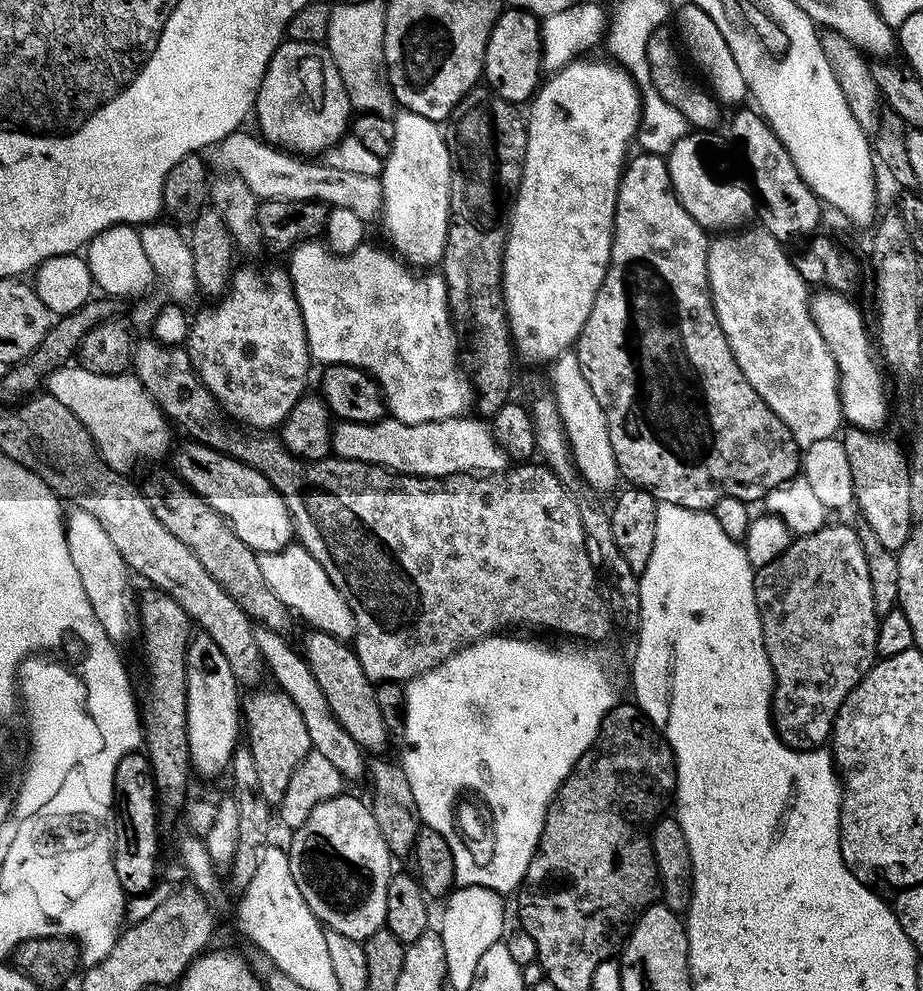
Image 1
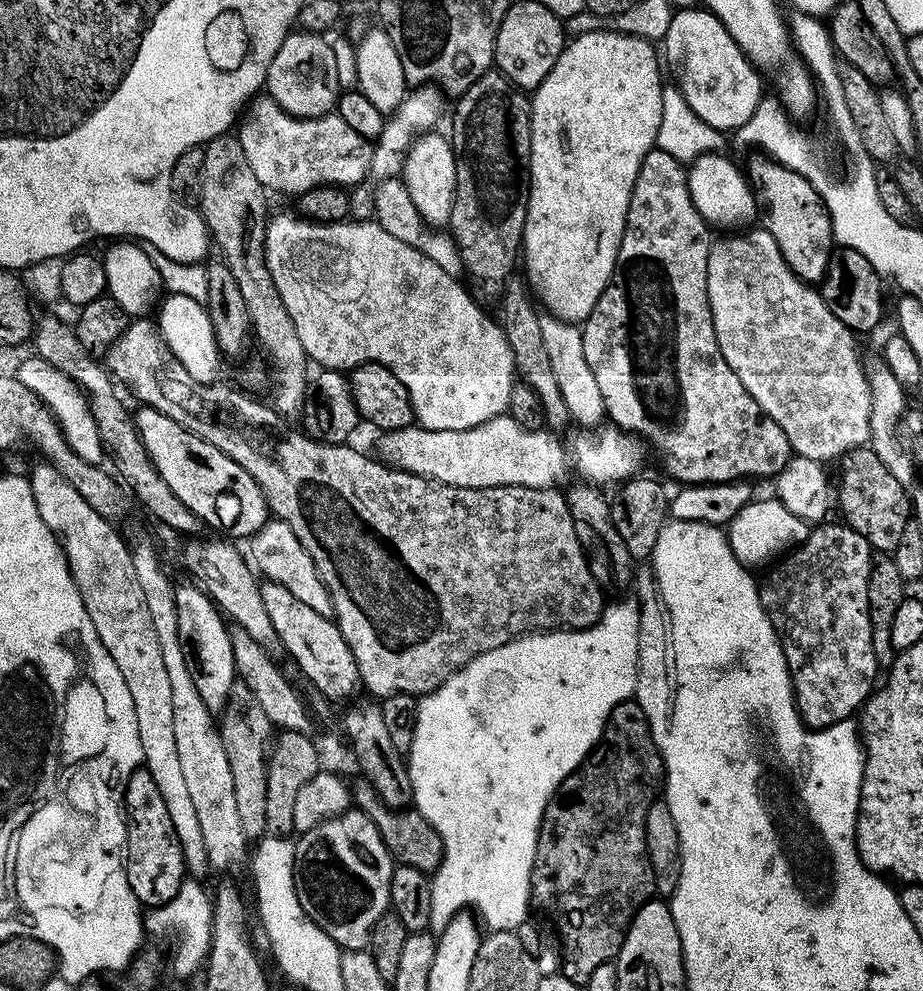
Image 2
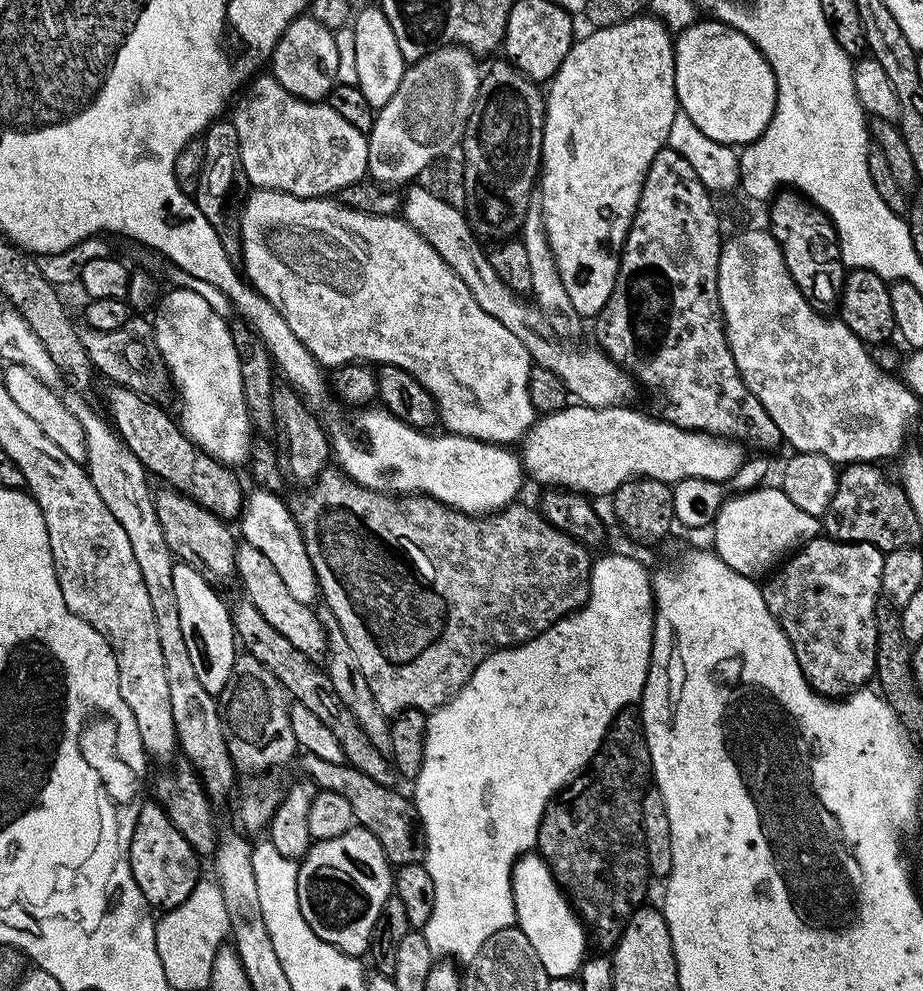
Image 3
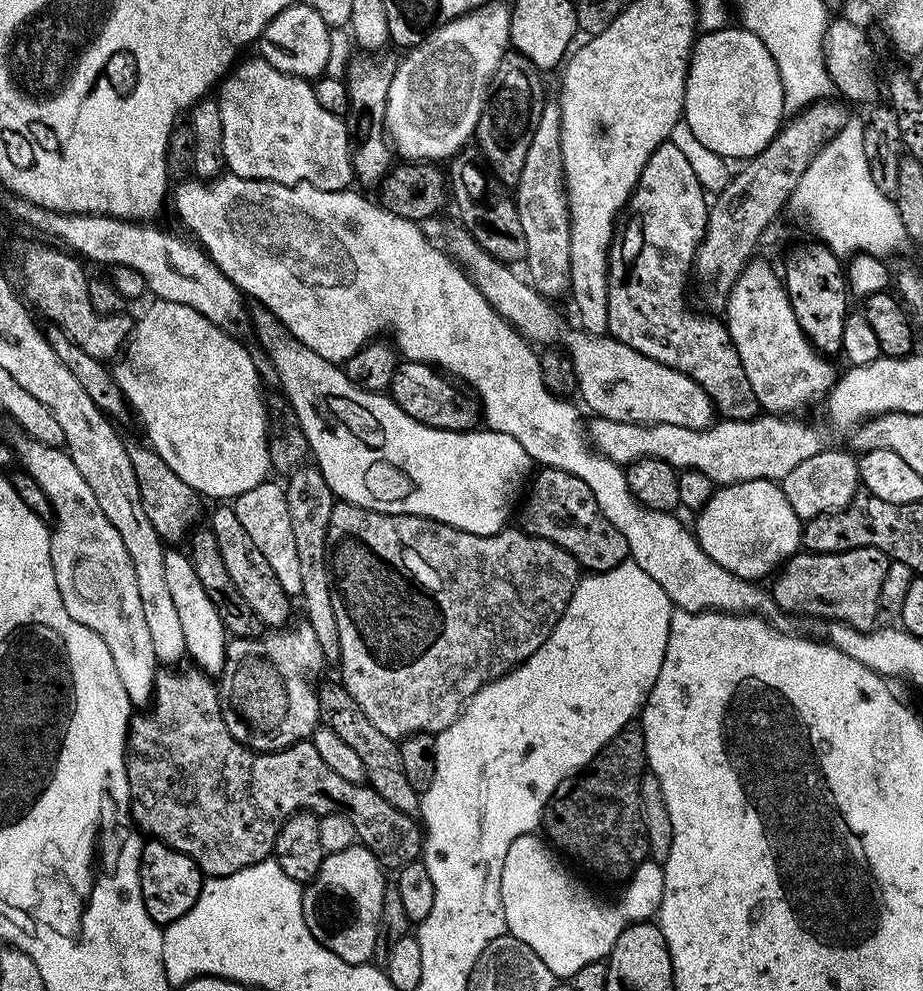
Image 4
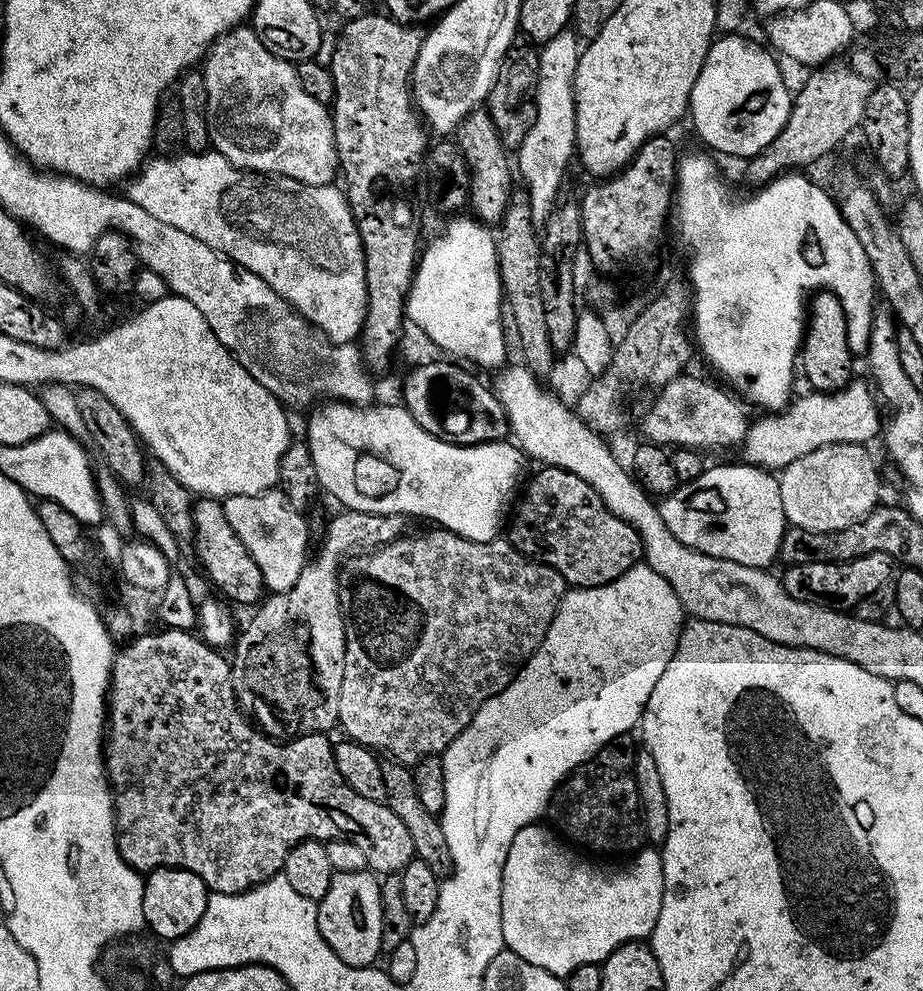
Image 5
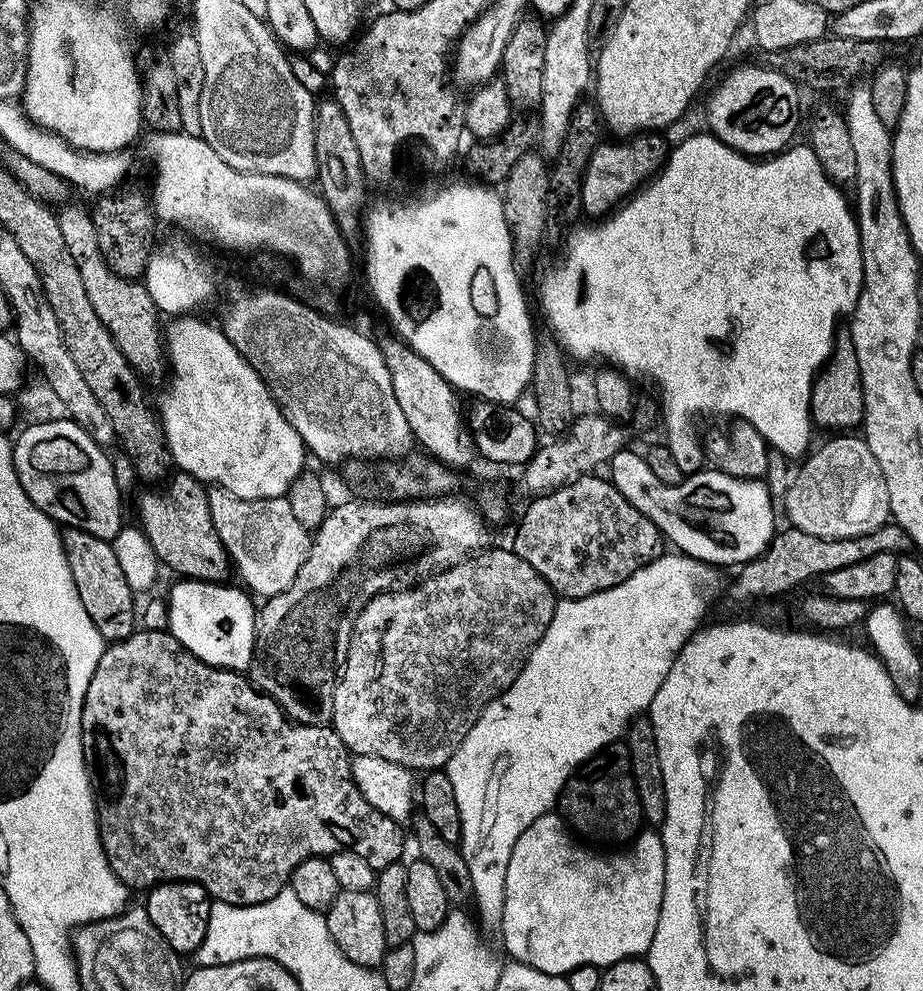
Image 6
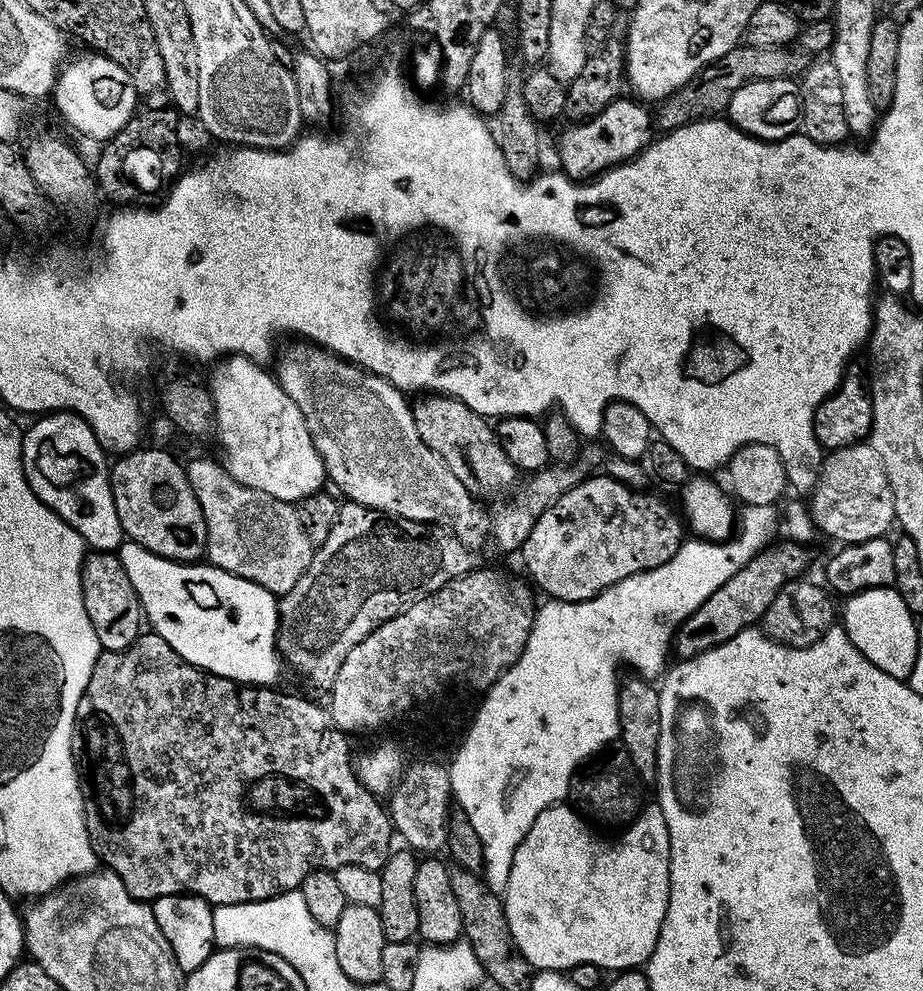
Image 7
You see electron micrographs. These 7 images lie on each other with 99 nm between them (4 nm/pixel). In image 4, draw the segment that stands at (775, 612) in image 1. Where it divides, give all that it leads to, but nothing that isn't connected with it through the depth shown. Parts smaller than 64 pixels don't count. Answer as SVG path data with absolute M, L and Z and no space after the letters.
M855 548L834 554L814 554L800 550L785 560L775 573L776 581L770 584L772 599L781 613L793 612L796 616L817 616L823 622L843 622L863 632L870 632L877 627L880 607L878 594L882 590L882 578L886 578L886 570L890 561L882 550L873 548Z

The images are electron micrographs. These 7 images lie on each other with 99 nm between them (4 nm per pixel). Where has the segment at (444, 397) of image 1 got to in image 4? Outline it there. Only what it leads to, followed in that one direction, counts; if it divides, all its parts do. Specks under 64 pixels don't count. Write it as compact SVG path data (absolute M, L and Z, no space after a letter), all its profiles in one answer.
M221 174L207 182L199 178L188 178L177 184L180 185L177 188L175 185L174 188L176 212L180 215L181 222L193 232L191 235L198 241L199 247L207 252L208 257L218 266L218 270L222 270L222 274L226 274L226 278L230 278L230 282L240 289L245 297L252 299L253 296L256 299L255 303L259 307L269 308L280 320L280 323L284 325L284 330L289 332L294 338L298 338L298 342L310 346L310 350L314 350L314 354L318 354L322 358L333 362L343 362L349 360L355 352L359 352L365 344L377 339L381 334L387 334L390 337L391 343L395 345L399 355L404 360L417 360L423 364L430 364L433 368L447 374L449 377L455 378L457 381L465 380L465 382L460 382L467 385L478 397L478 408L482 413L483 423L485 420L488 423L485 425L491 431L510 434L510 438L514 438L518 442L518 446L522 446L522 450L526 450L526 454L537 465L545 468L566 470L570 474L574 474L574 478L582 478L582 482L586 482L586 486L590 486L590 490L594 494L602 514L606 514L606 518L610 518L610 522L614 522L614 526L618 526L618 530L622 533L622 538L626 538L626 546L628 547L630 559L638 566L642 566L642 570L646 570L646 574L650 574L650 578L654 578L654 582L658 582L658 586L662 586L662 590L666 590L666 594L672 599L673 605L679 611L755 614L761 618L772 618L772 615L777 615L778 609L775 600L772 599L771 591L767 587L759 588L762 587L759 583L743 580L742 577L736 577L730 570L723 569L718 562L708 557L696 539L693 529L689 525L687 528L679 520L679 515L671 512L650 510L632 497L630 486L626 486L624 468L621 465L615 464L613 460L605 458L601 452L596 451L595 447L586 439L586 432L582 424L580 428L580 416L576 413L575 406L568 404L572 402L555 396L542 382L542 370L540 369L540 358L537 349L529 341L525 340L507 320L501 318L493 310L490 302L486 302L486 298L482 298L482 294L476 289L476 284L468 277L468 273L453 261L451 255L443 247L440 247L441 249L435 248L428 241L427 234L420 229L423 227L417 221L396 217L394 213L390 213L387 209L381 207L375 199L367 200L366 197L352 192L353 190L331 192L330 190L318 190L309 184L279 184L274 181L247 180L233 174Z

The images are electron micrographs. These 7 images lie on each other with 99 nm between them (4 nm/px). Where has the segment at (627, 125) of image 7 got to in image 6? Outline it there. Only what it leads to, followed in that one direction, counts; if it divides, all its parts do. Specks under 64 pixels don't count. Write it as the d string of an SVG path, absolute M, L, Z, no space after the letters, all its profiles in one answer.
M645 130L639 134L633 134L627 138L617 139L617 144L601 142L590 154L590 162L586 162L584 177L580 183L580 206L583 215L588 218L603 218L613 211L621 202L628 199L645 182L652 179L653 175L664 167L670 151L670 144L663 140L661 133L656 130Z

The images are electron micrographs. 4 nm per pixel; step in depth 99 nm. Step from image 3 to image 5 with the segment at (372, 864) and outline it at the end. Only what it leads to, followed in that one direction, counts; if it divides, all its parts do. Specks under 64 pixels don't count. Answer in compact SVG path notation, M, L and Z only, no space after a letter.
M371 871L338 872L330 882L330 890L316 904L318 930L322 938L346 962L355 968L371 968L382 956L382 902L381 881Z

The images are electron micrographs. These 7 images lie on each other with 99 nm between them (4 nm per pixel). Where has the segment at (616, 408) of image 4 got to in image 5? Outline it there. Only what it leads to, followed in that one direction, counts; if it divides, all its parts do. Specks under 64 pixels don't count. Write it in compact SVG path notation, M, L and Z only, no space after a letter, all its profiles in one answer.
M681 374L661 387L655 393L656 401L645 410L644 417L640 420L641 430L648 435L645 437L653 444L681 446L688 450L743 445L750 416L744 413L743 406L739 404L741 401L731 391L723 392L719 388L721 385L716 384L711 384L708 380L699 380L696 376Z

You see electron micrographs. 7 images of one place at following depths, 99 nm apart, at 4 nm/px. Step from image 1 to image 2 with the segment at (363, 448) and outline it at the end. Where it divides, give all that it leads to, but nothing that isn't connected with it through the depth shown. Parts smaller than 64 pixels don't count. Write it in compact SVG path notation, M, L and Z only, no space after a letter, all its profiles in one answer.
M505 414L487 420L470 430L426 430L413 426L397 432L385 432L379 437L381 439L379 455L393 468L459 488L493 488L503 484L556 488L559 480L568 472L567 466L564 465L564 448L556 436L559 435L552 430L523 428L512 416Z

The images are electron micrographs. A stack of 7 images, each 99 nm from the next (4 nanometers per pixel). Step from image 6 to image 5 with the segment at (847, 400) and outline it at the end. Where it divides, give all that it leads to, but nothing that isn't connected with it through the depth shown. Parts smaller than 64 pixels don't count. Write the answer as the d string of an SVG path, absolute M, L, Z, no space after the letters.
M820 290L807 301L806 327L802 347L798 353L798 364L804 368L804 380L814 392L836 392L853 379L852 354L846 340L845 304L831 290Z

